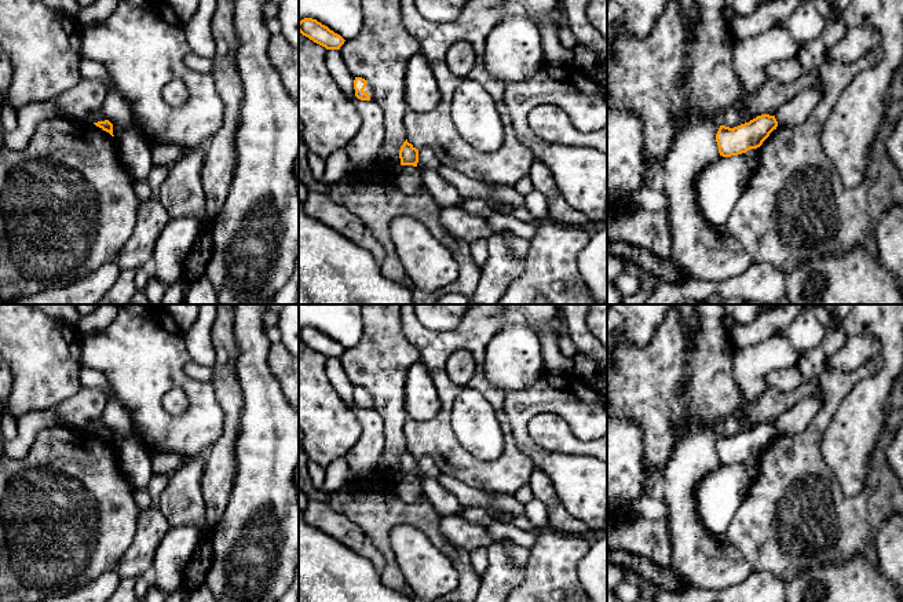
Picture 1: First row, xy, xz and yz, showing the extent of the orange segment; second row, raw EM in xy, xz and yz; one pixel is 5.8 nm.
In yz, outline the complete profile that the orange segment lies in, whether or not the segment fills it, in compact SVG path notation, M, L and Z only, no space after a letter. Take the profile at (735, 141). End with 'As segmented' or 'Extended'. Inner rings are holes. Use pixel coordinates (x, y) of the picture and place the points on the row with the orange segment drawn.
M769 114L757 116L749 123L734 128L720 125L716 134L719 153L723 157L731 157L757 149L776 127L775 116Z. As segmented

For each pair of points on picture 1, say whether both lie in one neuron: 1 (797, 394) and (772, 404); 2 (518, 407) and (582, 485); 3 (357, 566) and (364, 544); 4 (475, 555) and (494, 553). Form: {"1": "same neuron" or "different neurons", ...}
{"1": "same neuron", "2": "same neuron", "3": "different neurons", "4": "different neurons"}

